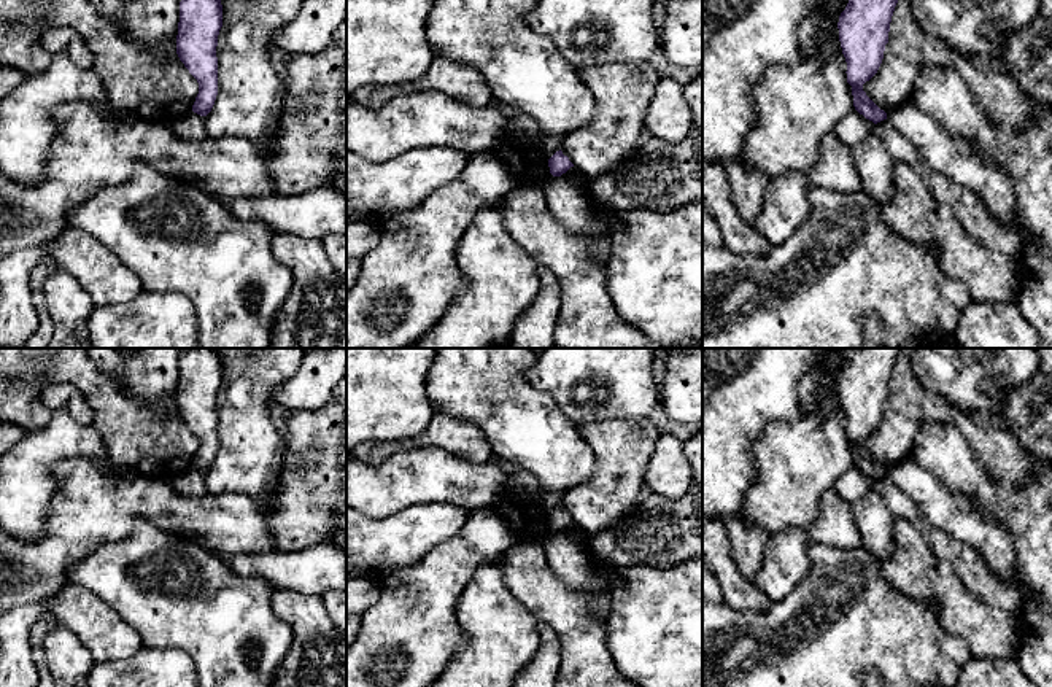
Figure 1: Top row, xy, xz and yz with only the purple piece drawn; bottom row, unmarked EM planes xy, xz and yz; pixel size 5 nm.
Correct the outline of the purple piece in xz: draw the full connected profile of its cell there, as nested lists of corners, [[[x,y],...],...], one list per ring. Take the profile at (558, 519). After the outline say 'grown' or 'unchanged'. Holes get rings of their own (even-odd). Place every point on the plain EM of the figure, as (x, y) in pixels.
[[[556,507],[550,515],[548,515],[548,523],[550,523],[550,530],[553,533],[561,533],[563,530],[566,530],[570,523],[574,523],[574,520],[569,517],[567,512],[563,510],[563,507]]]; unchanged

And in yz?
[[[852,348],[837,378],[853,463],[874,480],[887,475],[887,469],[866,452],[863,441],[877,429],[882,420],[891,372],[901,350]]]; unchanged

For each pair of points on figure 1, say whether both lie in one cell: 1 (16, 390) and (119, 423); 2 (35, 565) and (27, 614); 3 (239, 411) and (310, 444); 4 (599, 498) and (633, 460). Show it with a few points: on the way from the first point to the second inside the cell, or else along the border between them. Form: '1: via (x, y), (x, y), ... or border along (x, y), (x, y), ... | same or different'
1: via (43, 372), (77, 372), (100, 396) | same
2: border along (46, 598), (16, 608) | different
3: border along (283, 433), (283, 455), (278, 469) | different
4: via (611, 492), (625, 477), (625, 471) | same

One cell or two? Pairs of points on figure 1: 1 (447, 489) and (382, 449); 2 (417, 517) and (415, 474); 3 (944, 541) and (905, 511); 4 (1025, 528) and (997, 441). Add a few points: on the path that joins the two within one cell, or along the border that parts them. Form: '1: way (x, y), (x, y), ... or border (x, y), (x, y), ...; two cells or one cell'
1: border (429, 446), (396, 452), (377, 465), (363, 463); two cells
2: border (455, 504), (420, 503), (382, 519); two cells
3: way (935, 536), (914, 516); one cell
4: border (981, 463), (998, 482), (1024, 485), (1035, 476); two cells

